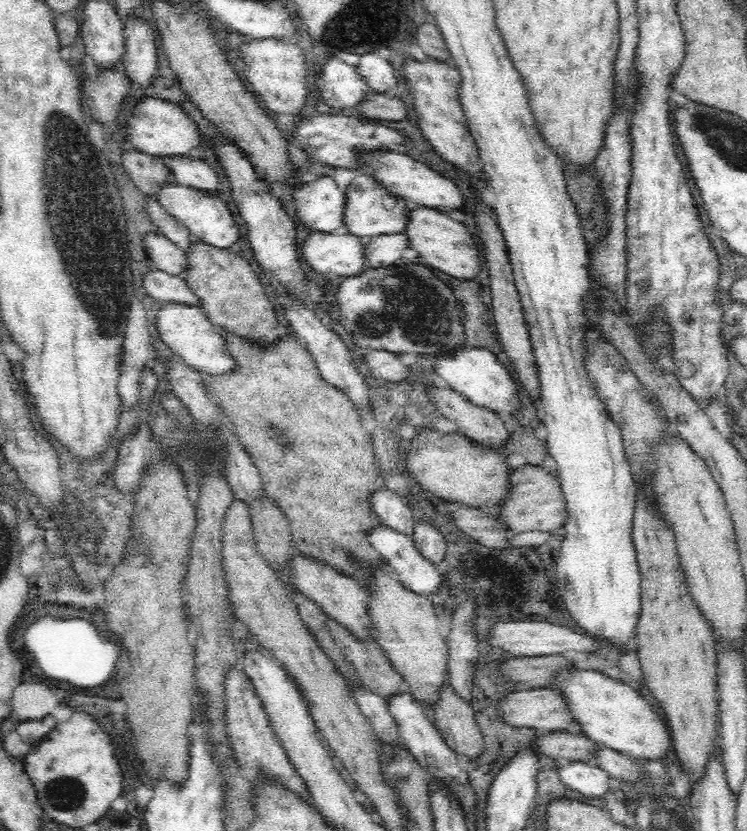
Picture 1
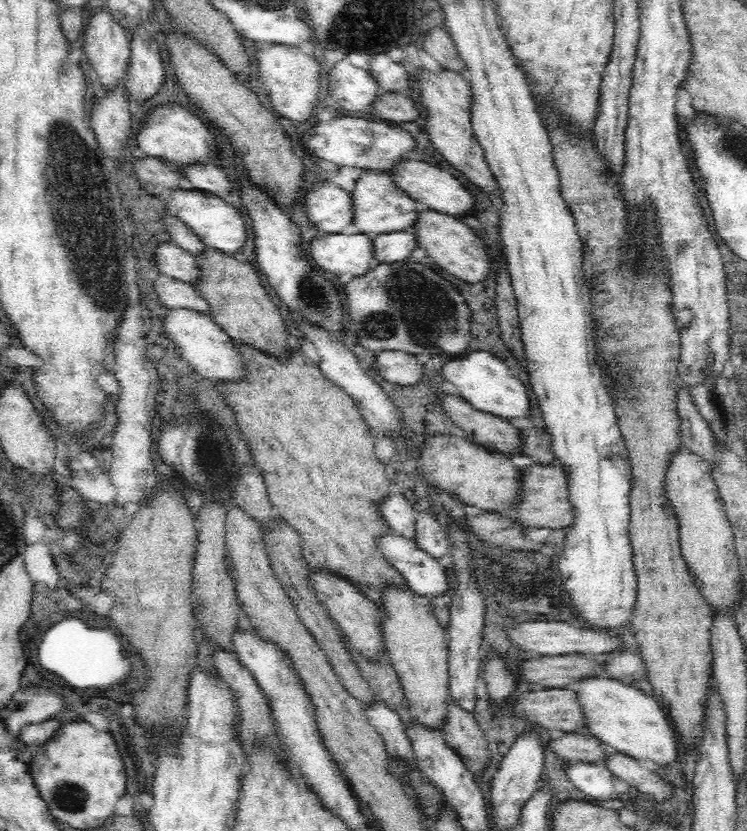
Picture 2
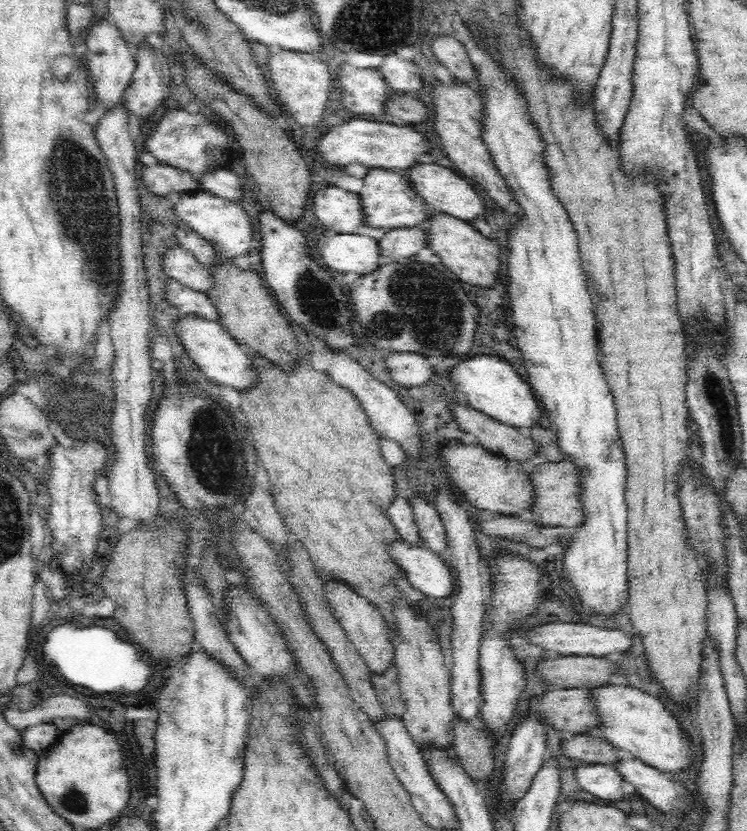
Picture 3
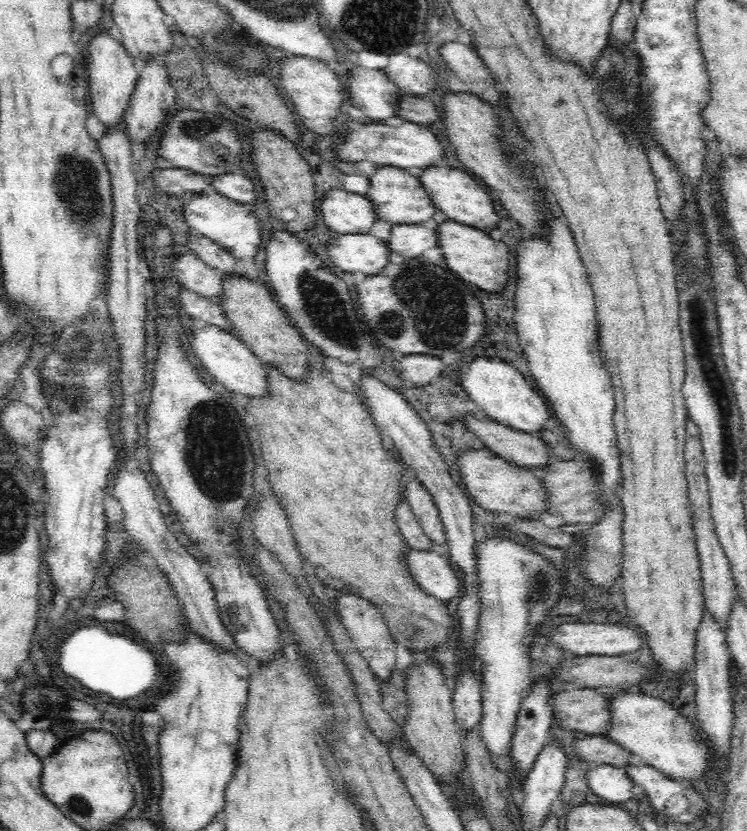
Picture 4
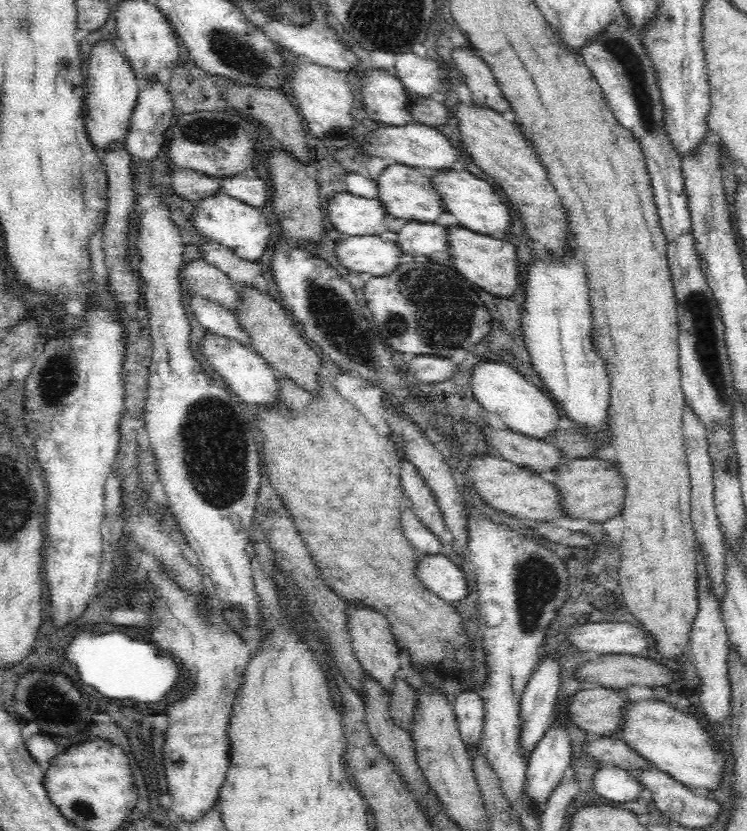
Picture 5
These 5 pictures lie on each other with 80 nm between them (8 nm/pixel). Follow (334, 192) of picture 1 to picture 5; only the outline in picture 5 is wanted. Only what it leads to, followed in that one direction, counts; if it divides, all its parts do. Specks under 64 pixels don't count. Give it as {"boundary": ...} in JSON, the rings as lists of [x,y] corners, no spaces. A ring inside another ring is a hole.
{"boundary":[[[348,191],[337,192],[328,198],[326,209],[326,218],[330,219],[331,225],[341,236],[378,235],[387,230],[387,226],[384,226],[386,211],[376,197],[368,199],[350,194]]]}

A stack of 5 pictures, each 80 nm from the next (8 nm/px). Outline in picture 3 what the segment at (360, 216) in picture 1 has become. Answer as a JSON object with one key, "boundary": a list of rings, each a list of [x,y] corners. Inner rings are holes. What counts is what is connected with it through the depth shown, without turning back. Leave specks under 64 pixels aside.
{"boundary":[[[380,168],[370,169],[363,179],[362,188],[358,190],[358,199],[362,205],[364,224],[370,228],[392,230],[421,226],[426,221],[426,205],[422,197],[408,185],[408,181],[401,173],[390,172]]]}

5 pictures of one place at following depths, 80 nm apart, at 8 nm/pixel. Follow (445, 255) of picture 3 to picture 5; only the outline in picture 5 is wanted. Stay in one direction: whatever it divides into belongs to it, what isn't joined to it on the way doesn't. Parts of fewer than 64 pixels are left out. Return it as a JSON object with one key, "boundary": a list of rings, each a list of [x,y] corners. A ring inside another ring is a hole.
{"boundary":[[[452,224],[446,226],[446,242],[452,268],[482,290],[496,296],[510,296],[520,284],[520,264],[514,244]]]}

